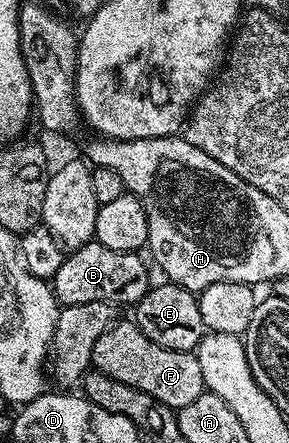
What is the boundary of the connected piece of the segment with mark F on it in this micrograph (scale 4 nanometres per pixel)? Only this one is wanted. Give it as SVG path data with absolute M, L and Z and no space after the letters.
M116 322L106 327L90 349L90 364L103 376L109 376L118 382L126 382L126 386L142 390L142 394L156 401L157 405L173 410L190 406L194 398L198 398L206 391L200 357L195 351L179 352L166 346L158 346L150 342L132 322L128 324Z

